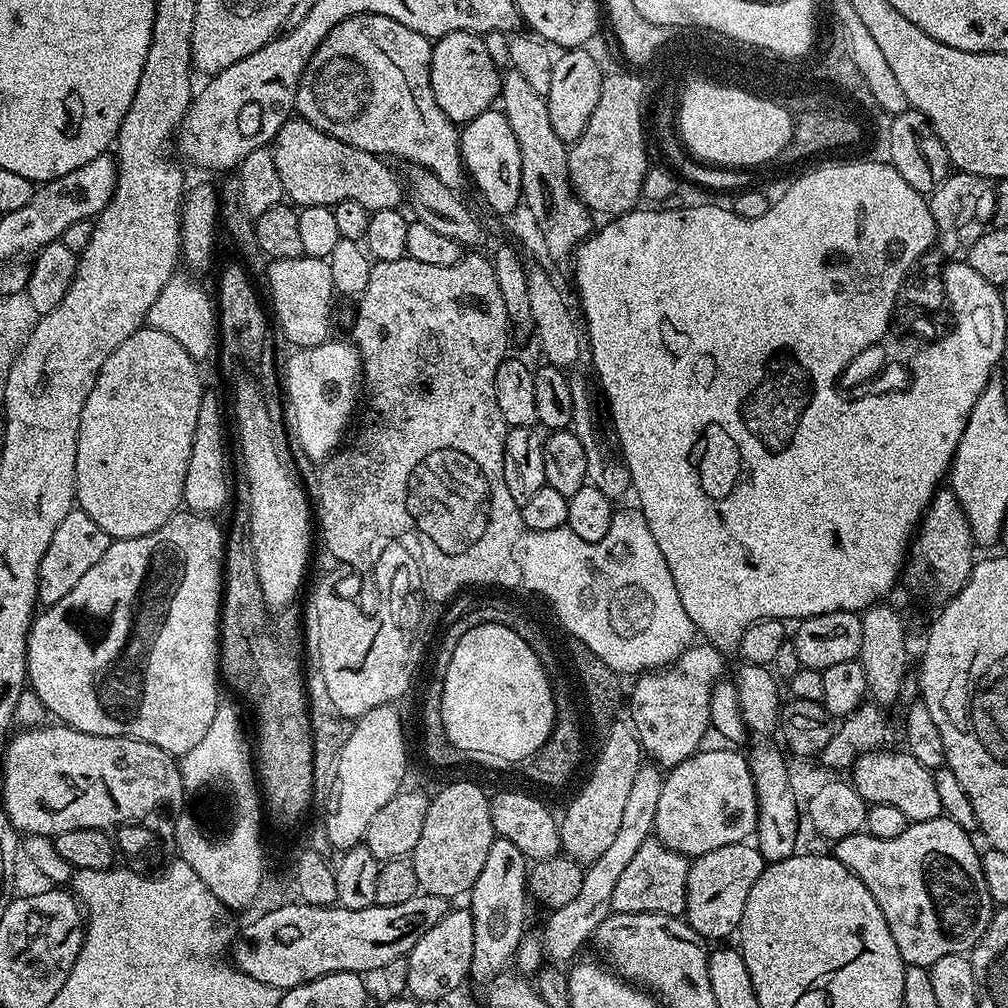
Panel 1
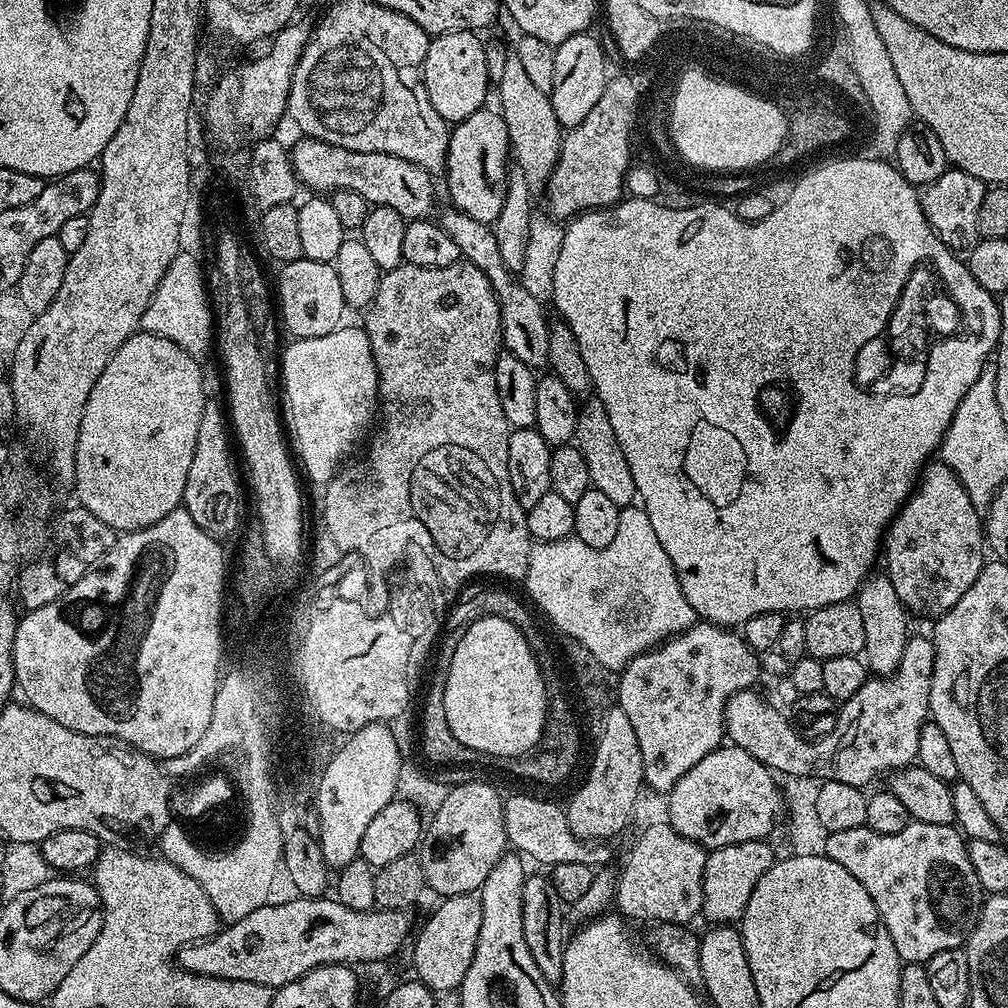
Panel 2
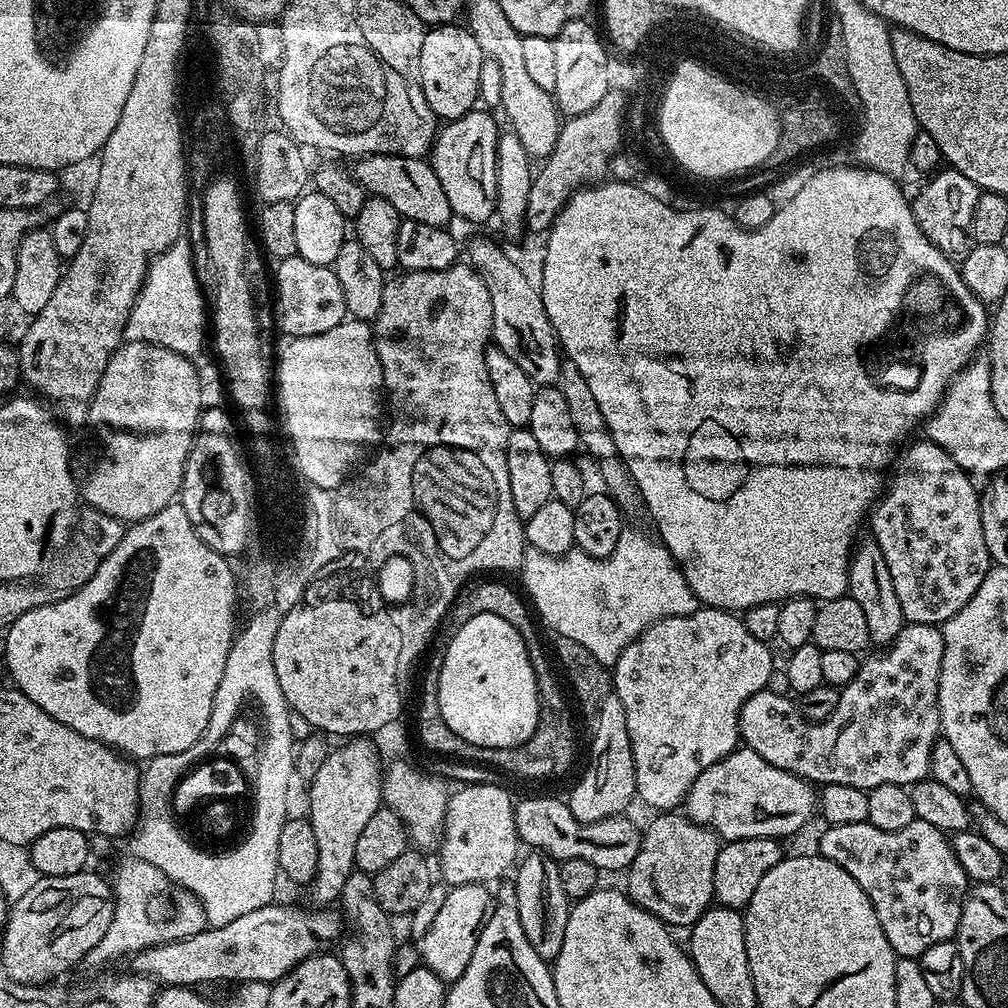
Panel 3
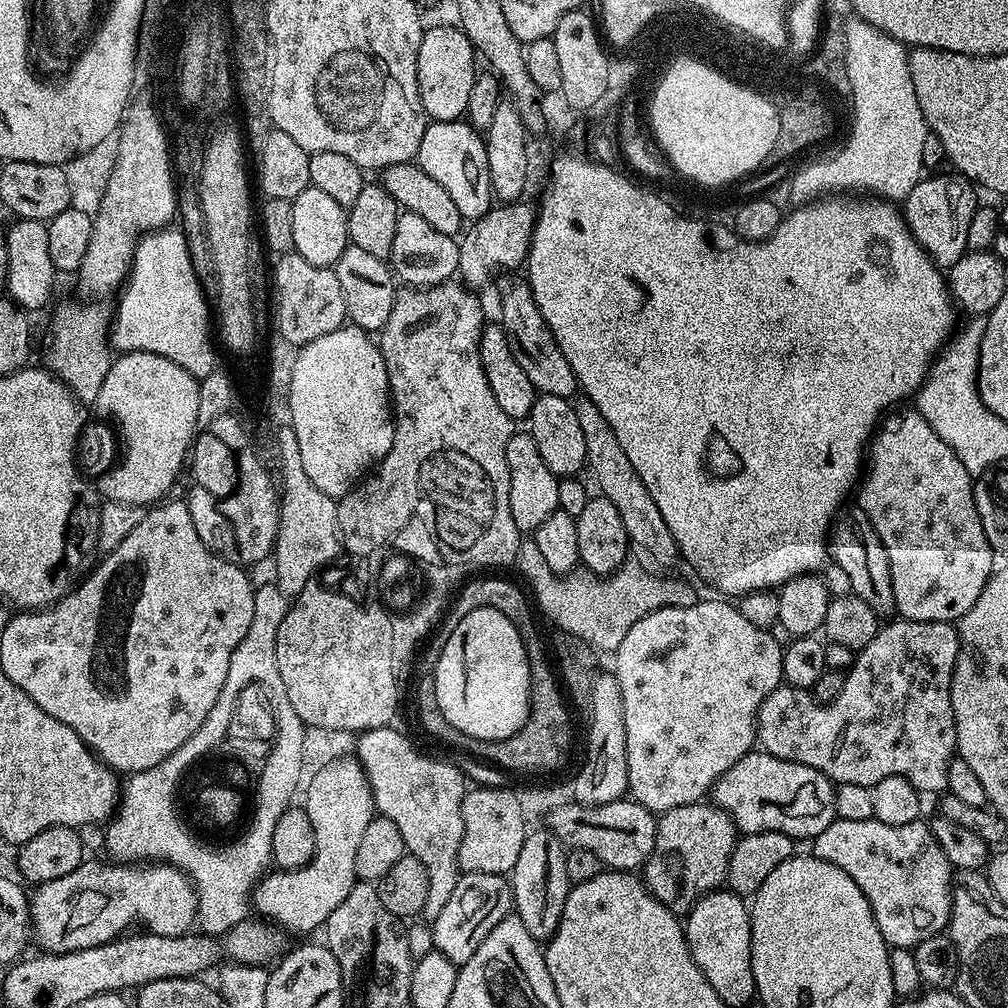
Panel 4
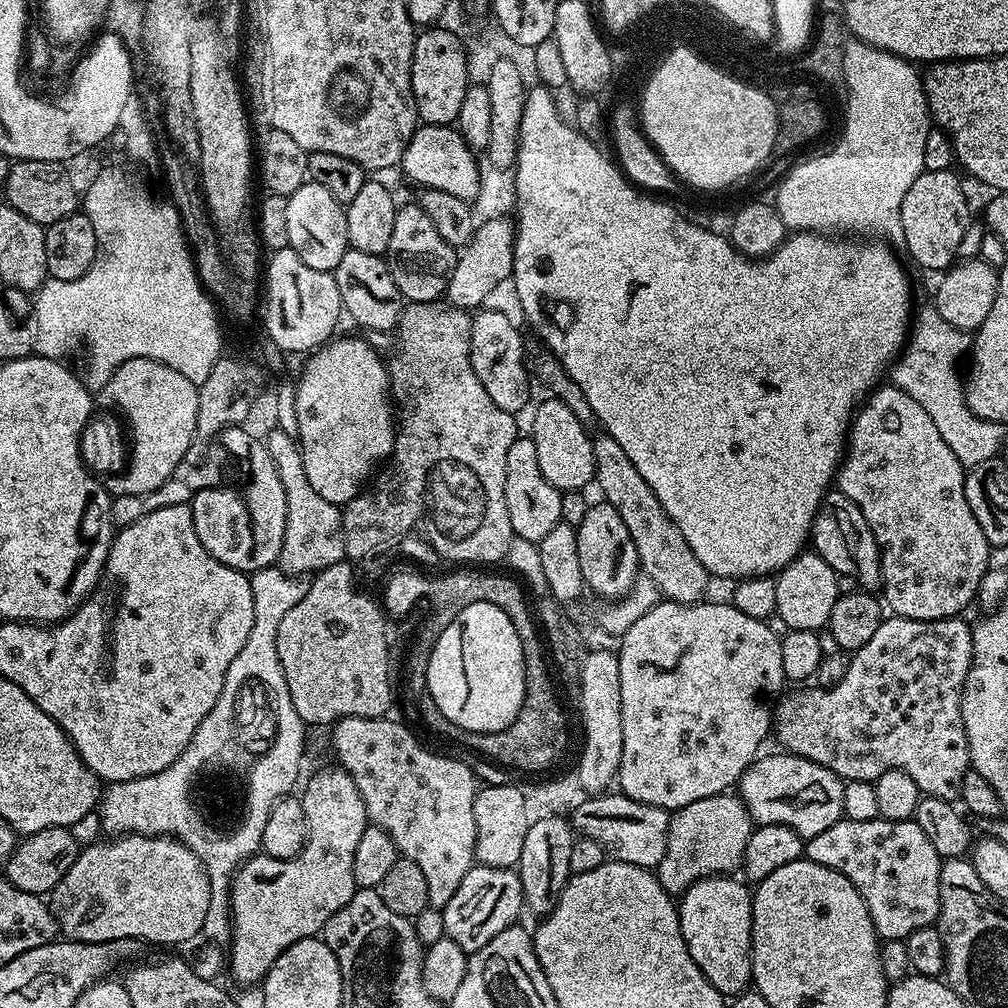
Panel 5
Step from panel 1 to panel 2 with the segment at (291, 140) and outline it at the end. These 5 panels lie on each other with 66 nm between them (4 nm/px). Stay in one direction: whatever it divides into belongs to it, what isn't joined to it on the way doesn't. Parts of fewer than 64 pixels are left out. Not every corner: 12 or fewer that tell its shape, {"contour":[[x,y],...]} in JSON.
{"contour":[[311,138],[291,145],[297,181],[354,190],[407,221],[437,211],[433,173],[406,158]]}

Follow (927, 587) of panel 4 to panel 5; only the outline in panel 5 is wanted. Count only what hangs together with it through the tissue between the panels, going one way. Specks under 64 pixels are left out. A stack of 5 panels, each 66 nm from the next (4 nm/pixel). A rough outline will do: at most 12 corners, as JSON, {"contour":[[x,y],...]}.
{"contour":[[901,388],[869,392],[834,477],[893,616],[951,620],[990,545],[966,469]]}

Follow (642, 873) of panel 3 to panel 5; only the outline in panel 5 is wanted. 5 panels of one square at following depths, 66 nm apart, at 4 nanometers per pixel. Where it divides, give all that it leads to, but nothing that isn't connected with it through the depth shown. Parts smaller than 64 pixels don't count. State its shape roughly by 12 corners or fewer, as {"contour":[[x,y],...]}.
{"contour":[[739,795],[670,817],[654,871],[674,898],[743,865],[754,821]]}

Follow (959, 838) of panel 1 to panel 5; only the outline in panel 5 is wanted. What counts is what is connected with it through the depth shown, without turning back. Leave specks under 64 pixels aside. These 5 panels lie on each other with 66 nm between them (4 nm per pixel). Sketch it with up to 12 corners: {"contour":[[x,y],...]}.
{"contour":[[841,818],[804,856],[862,894],[881,941],[939,921],[915,819]]}

